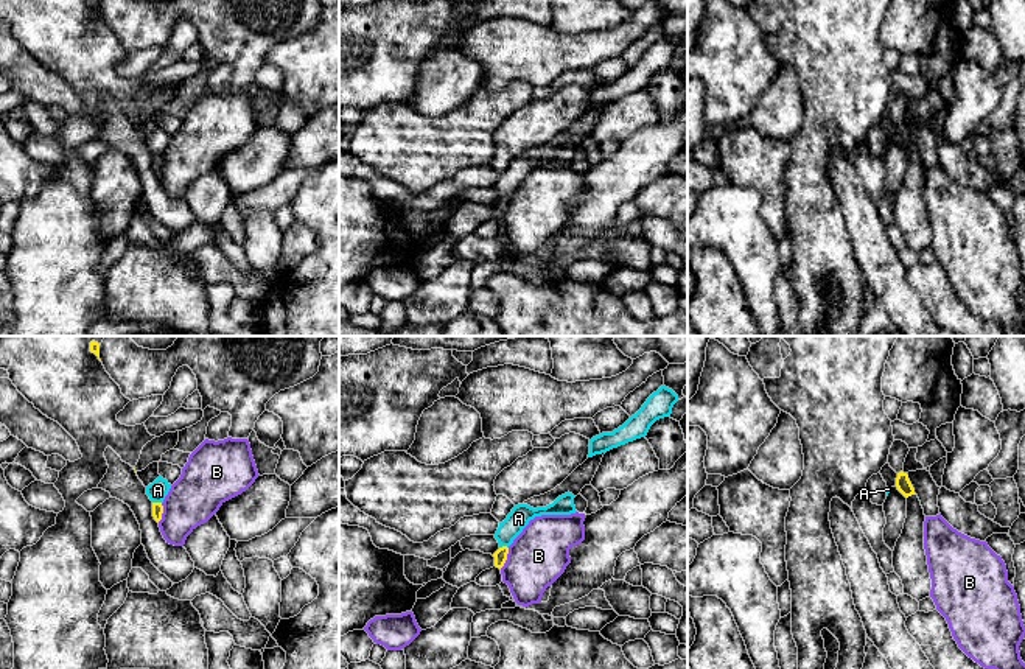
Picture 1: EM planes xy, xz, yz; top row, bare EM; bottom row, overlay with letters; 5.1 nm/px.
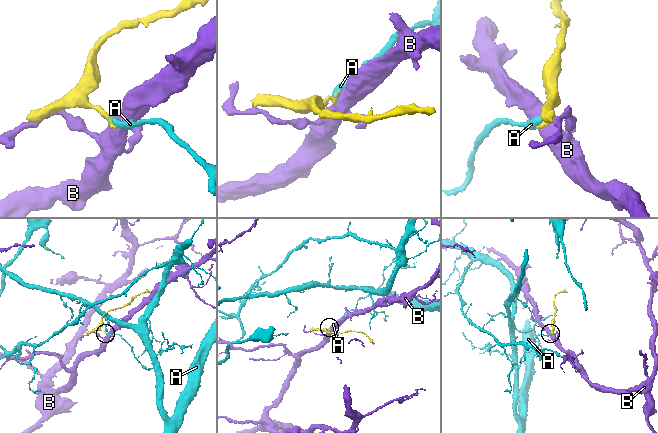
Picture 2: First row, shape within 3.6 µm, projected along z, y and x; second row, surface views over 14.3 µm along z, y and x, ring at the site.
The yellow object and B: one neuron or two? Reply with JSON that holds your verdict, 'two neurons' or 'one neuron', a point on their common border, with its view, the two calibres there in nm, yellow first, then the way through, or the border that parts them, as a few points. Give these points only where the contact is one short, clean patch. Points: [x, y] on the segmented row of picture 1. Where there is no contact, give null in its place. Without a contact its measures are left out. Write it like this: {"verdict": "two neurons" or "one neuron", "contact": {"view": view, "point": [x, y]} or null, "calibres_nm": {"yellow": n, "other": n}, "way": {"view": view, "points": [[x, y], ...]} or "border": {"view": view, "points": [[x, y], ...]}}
{"verdict": "two neurons", "contact": {"view": "xz", "point": [506, 559]}, "calibres_nm": {"yellow": 70, "other": 300}, "border": {"view": "xz", "points": [[509, 548], [507, 559], [500, 568]]}}

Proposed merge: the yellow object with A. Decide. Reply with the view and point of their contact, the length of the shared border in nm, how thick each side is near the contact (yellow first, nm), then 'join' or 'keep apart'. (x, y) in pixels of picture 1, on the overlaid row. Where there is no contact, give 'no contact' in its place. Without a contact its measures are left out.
xy (157, 503) | 50 nm | 60/100 nm | keep apart

